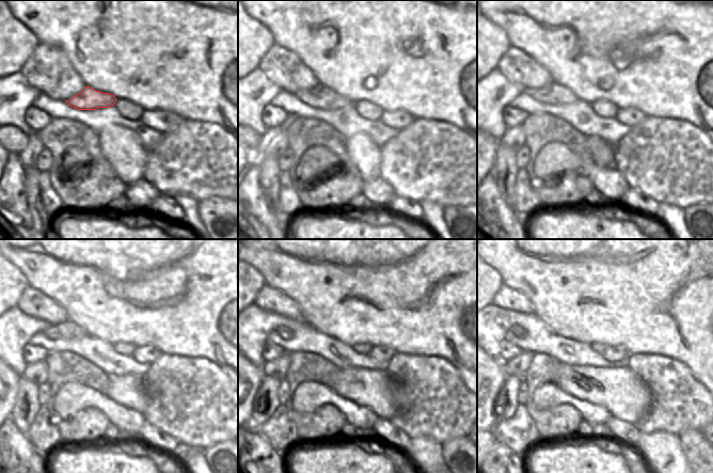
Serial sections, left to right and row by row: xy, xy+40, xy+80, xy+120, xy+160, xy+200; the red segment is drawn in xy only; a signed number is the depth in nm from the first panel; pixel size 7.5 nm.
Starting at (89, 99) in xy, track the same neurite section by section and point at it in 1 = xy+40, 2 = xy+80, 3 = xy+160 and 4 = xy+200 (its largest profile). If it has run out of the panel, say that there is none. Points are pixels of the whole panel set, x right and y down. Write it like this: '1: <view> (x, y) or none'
1: xy+40 (321, 97)
2: xy+80 (554, 94)
3: xy+160 (285, 333)
4: xy+200 (520, 332)

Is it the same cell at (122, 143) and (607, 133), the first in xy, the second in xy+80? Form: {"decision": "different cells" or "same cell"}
{"decision": "different cells"}

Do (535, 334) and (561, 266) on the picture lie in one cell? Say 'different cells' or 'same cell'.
different cells

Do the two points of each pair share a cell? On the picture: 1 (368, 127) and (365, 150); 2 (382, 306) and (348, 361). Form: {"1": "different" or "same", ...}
{"1": "different", "2": "different"}

